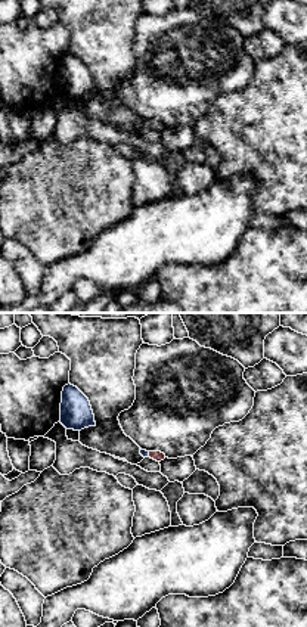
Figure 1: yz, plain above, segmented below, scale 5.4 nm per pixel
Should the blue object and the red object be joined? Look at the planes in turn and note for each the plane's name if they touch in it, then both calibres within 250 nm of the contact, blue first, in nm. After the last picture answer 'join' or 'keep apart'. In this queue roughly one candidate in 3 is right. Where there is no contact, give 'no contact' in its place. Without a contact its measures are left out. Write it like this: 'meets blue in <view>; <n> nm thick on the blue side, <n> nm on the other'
meets blue in yz; 40 nm thick on the blue side, 60 nm on the other

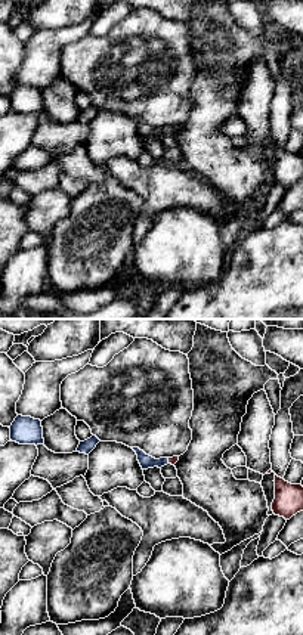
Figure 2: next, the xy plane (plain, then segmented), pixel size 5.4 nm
meets blue in xy; 70 nm thick on the blue side, 40 nm on the other

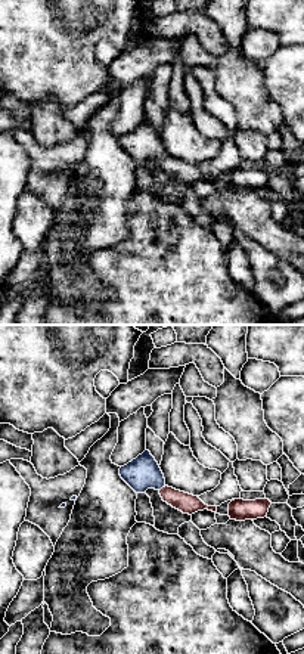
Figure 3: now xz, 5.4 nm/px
meets blue in xz; 180 nm thick on the blue side, 110 nm on the other

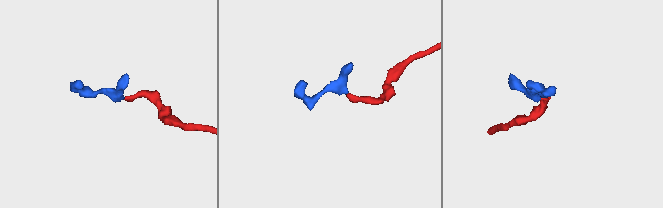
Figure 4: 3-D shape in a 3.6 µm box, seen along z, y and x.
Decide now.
join

